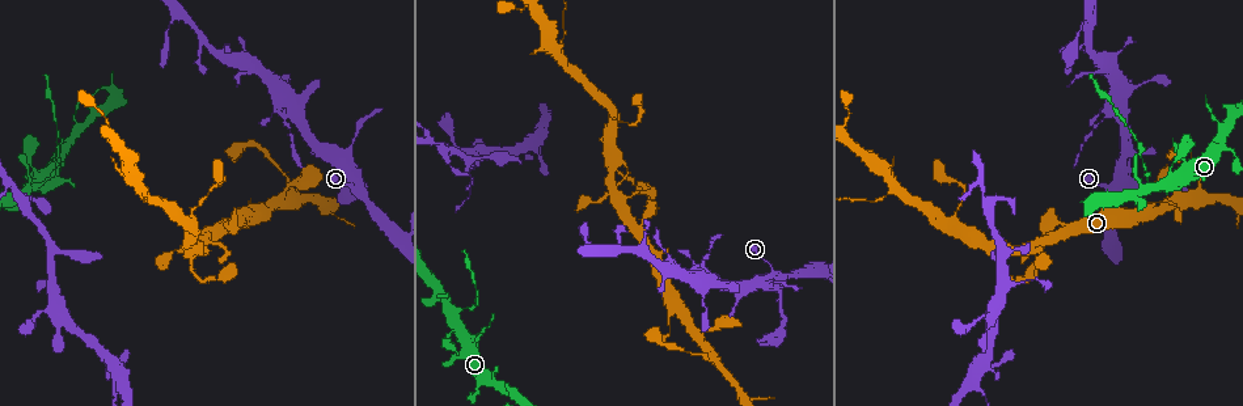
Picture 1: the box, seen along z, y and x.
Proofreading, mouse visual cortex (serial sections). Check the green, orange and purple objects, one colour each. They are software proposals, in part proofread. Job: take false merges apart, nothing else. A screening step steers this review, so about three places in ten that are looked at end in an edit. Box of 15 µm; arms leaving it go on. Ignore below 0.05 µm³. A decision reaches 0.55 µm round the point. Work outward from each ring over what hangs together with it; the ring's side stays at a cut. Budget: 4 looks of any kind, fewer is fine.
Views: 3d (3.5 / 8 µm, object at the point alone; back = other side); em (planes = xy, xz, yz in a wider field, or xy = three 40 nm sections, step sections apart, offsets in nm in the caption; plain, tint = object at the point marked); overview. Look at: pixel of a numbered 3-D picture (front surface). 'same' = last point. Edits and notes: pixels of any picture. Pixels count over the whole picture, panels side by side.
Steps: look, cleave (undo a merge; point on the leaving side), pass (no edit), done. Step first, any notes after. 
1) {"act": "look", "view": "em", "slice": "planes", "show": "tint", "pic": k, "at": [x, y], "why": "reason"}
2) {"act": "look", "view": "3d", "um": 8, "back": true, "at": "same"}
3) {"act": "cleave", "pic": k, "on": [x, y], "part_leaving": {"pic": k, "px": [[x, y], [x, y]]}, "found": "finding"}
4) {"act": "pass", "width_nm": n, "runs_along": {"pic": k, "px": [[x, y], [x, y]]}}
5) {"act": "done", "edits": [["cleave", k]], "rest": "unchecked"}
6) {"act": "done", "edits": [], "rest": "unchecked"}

{"act": "look", "view": "3d", "um": 3.5, "pic": 1, "at": [771, 275], "why": "three arms meet"}

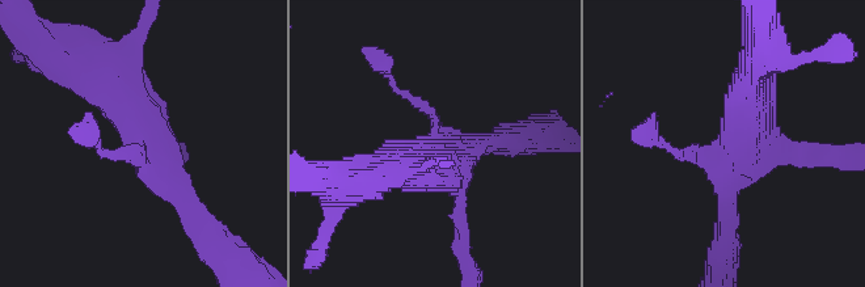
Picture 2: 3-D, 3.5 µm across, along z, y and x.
{"act": "look", "view": "em", "slice": "xy", "step": 1, "show": "tint", "pic": 2, "at": [724, 159], "why": "shape alone is not enough"}

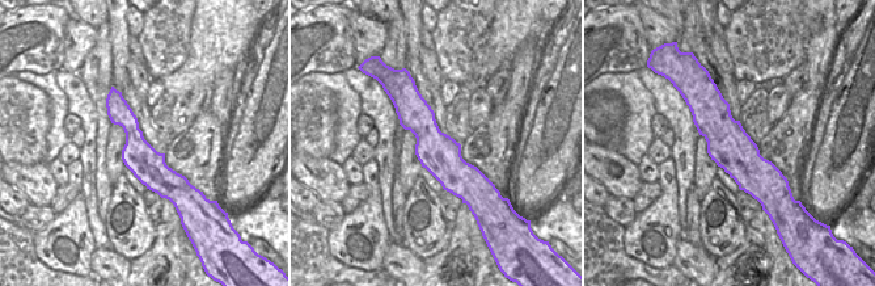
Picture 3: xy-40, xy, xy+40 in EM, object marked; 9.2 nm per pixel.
{"act": "pass", "runs_along": {"pic": 3, "px": [[408, 93], [432, 147], [465, 190]]}, "found": "all the same cell"}

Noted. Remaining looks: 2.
{"act": "look", "view": "3d", "um": 3.5, "pic": 1, "at": [894, 185], "why": "thick turns thin"}

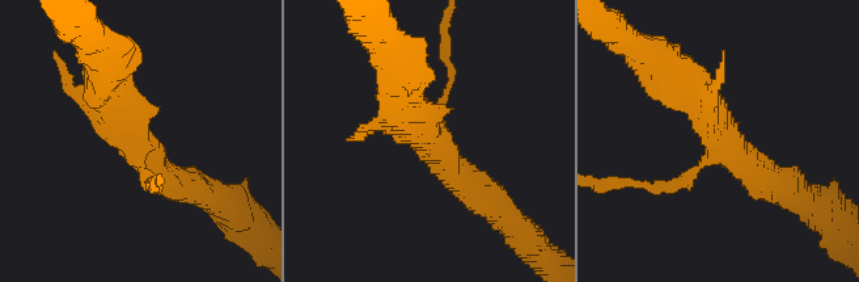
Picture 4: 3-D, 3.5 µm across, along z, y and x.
{"act": "look", "view": "em", "slice": "xy", "step": 5, "show": "tint", "pic": 4, "at": [428, 144], "arms": 3, "arm_widths_nm": [150, 350, 500]}

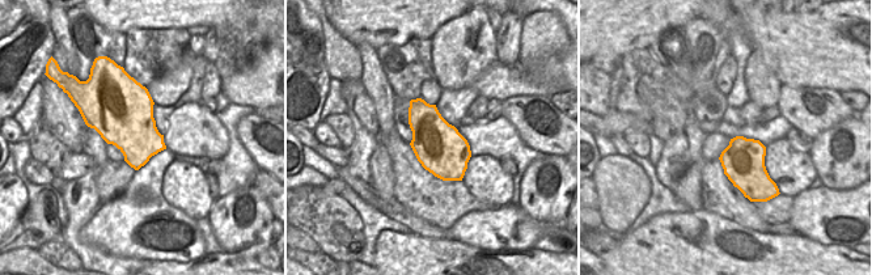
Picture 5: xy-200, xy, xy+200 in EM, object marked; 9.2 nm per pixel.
{"act": "cleave", "pic": 4, "on": [660, 184], "width_nm": 460, "part_leaving": {"pic": 4, "px": [[695, 168], [673, 185], [612, 185]]}, "found": "two cells meet here"}

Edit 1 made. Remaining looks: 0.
{"act": "done", "edits": [["cleave", 4]], "rest": "unchecked"}

